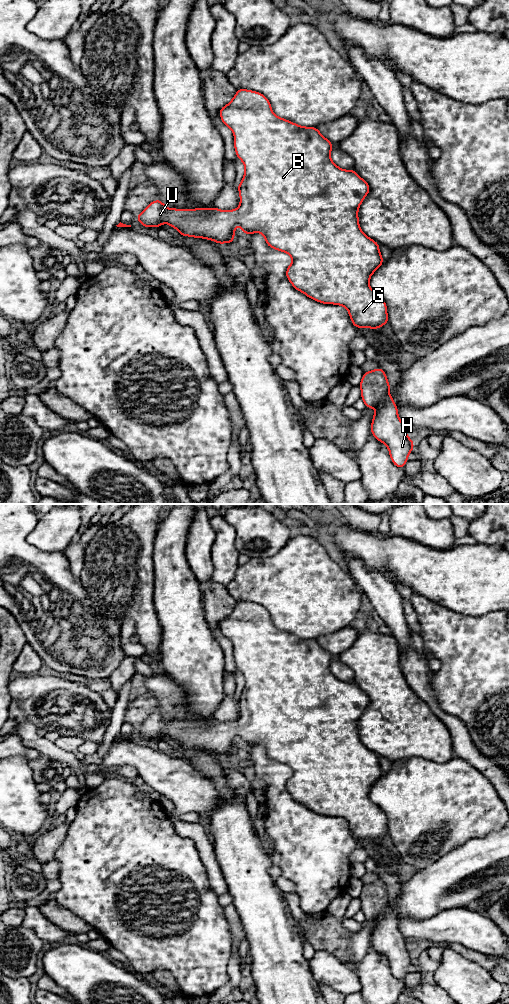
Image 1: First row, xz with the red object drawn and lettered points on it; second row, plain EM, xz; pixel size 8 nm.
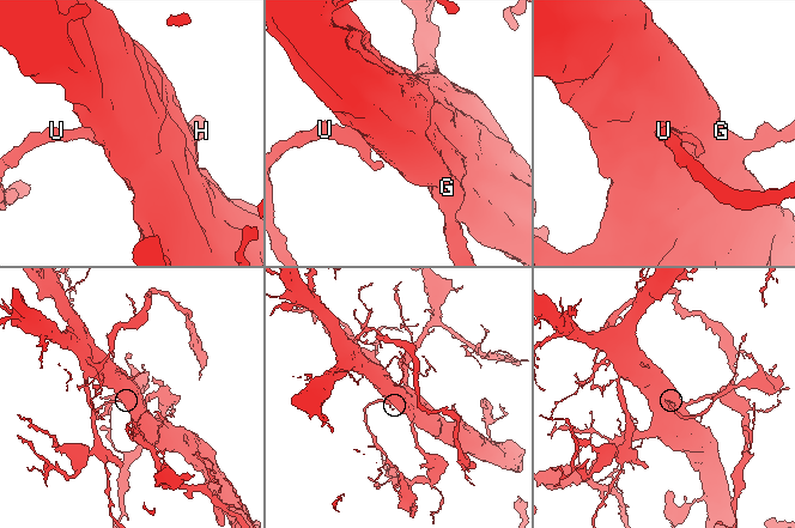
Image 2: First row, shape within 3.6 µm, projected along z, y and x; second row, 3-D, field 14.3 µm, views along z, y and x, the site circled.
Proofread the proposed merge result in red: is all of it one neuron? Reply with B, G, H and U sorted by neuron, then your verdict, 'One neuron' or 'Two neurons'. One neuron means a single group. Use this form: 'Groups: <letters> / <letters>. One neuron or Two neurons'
Groups: B G H U. One neuron

